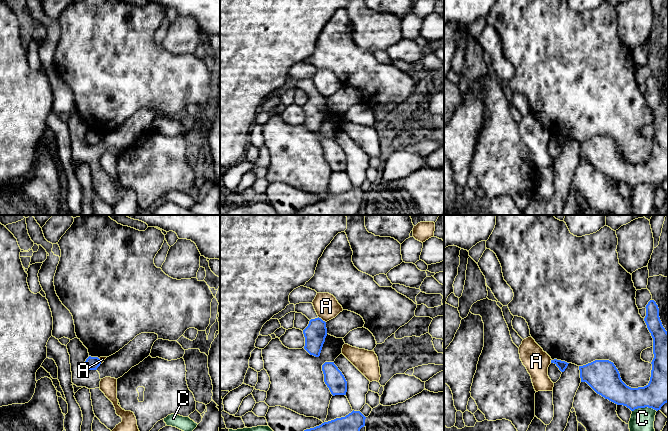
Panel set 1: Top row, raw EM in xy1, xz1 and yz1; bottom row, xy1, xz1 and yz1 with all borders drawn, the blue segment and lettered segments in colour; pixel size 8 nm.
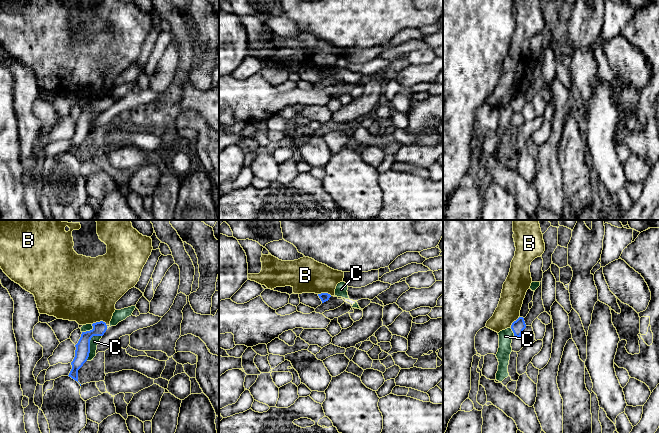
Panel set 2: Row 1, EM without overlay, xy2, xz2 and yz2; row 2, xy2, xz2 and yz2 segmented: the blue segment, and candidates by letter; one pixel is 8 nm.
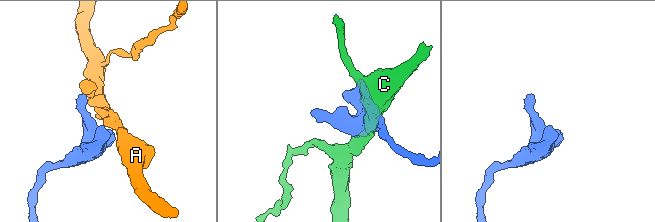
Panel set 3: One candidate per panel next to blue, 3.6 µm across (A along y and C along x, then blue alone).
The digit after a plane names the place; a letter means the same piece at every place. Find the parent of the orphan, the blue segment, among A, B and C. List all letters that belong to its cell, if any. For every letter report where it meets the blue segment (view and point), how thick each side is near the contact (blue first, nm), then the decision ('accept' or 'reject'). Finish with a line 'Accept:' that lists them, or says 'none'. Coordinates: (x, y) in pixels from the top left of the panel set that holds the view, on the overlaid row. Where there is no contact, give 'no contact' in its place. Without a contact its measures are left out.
A: contact xz1 (321, 319); calibres 180 and 190 nm; reject
B: contact xy2 (100, 321); calibres 110 and 480 nm; reject
C: contact xy2 (89, 344); calibres 120 and 70 nm; reject
Accept: none

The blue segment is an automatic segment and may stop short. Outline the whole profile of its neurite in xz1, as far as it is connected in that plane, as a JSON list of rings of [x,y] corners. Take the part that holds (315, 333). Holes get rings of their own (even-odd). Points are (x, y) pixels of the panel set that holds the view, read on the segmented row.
[[[312,303],[296,304],[295,312],[302,313],[310,320],[308,326],[303,330],[304,349],[310,355],[319,357],[327,336],[326,322],[318,317]]]

